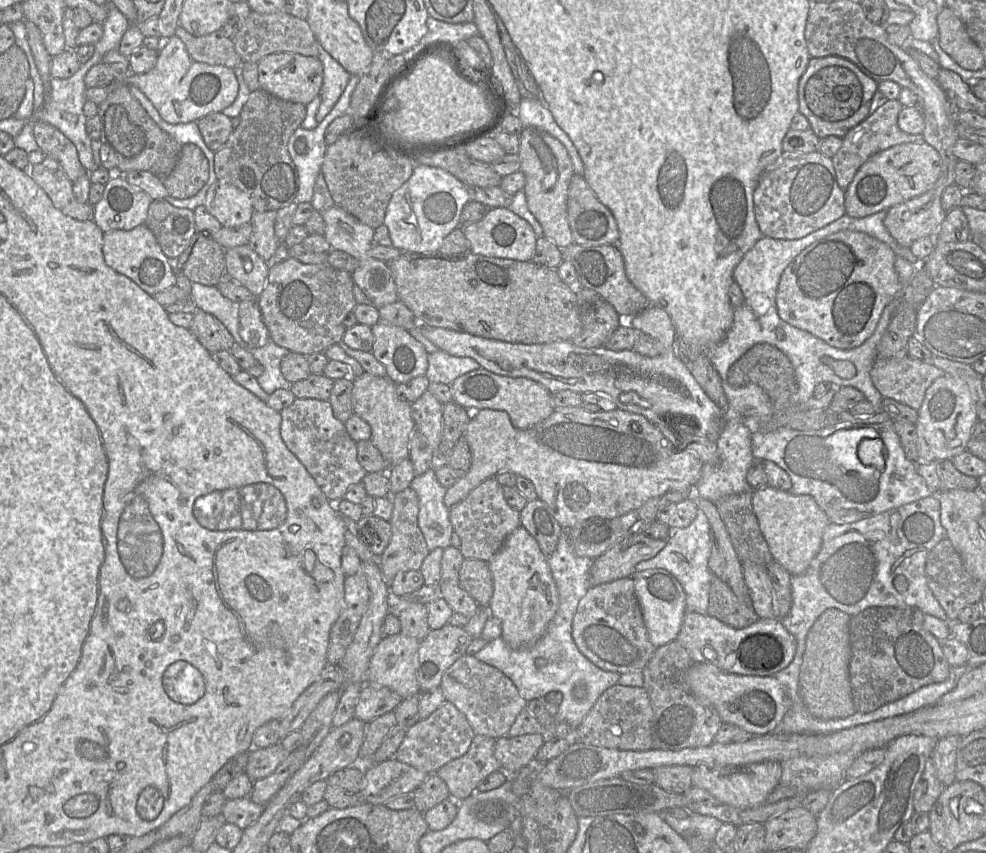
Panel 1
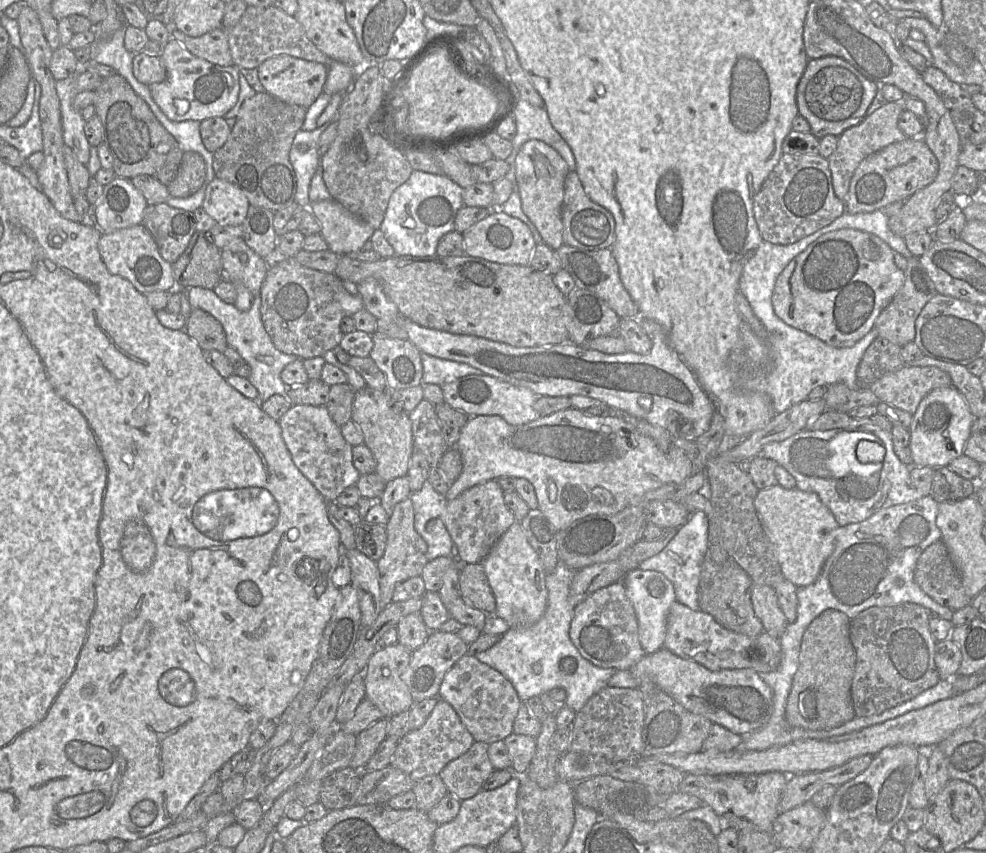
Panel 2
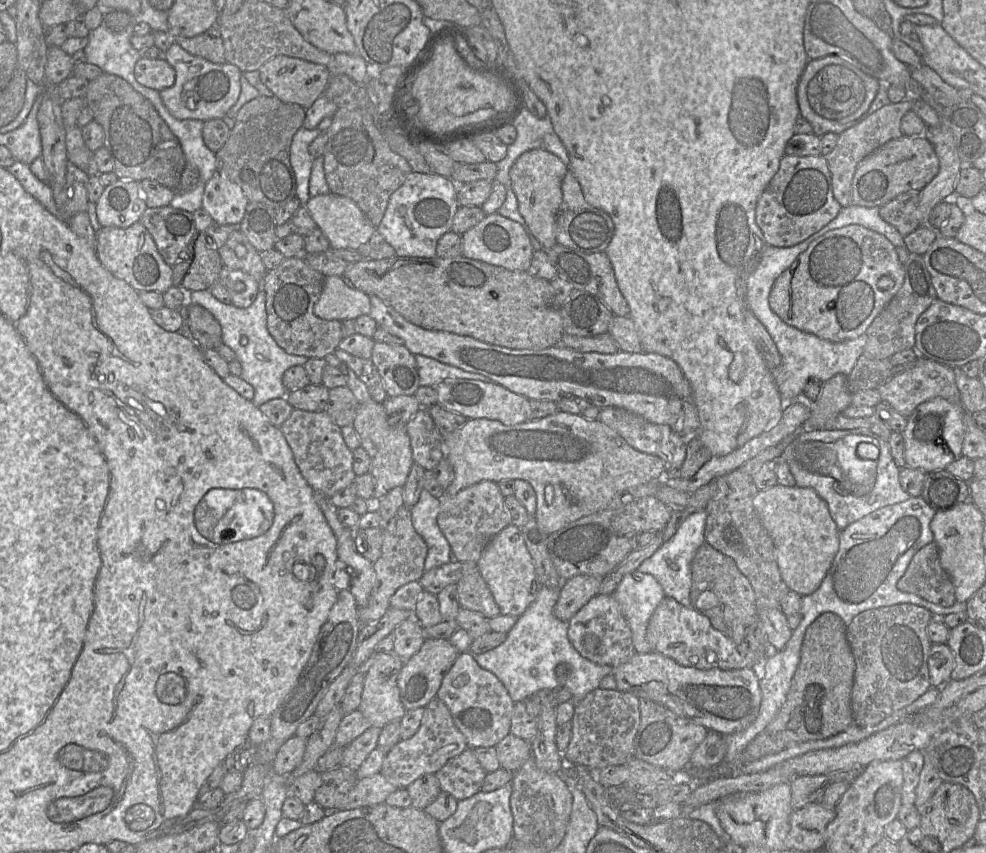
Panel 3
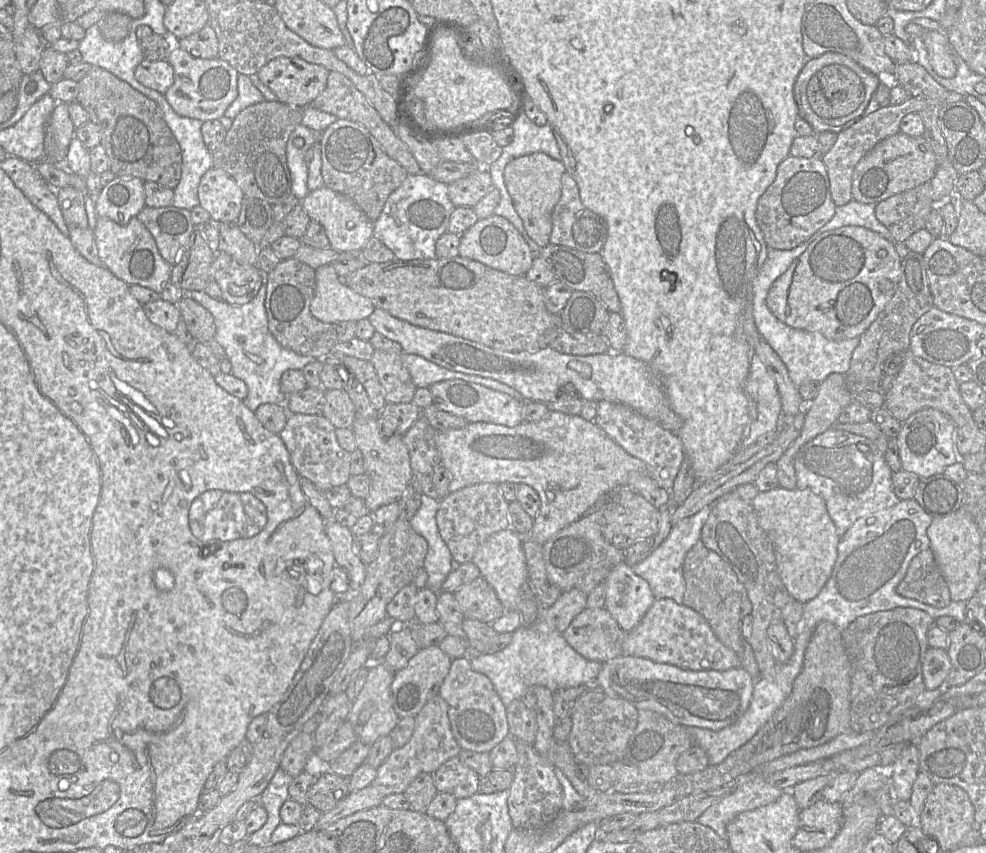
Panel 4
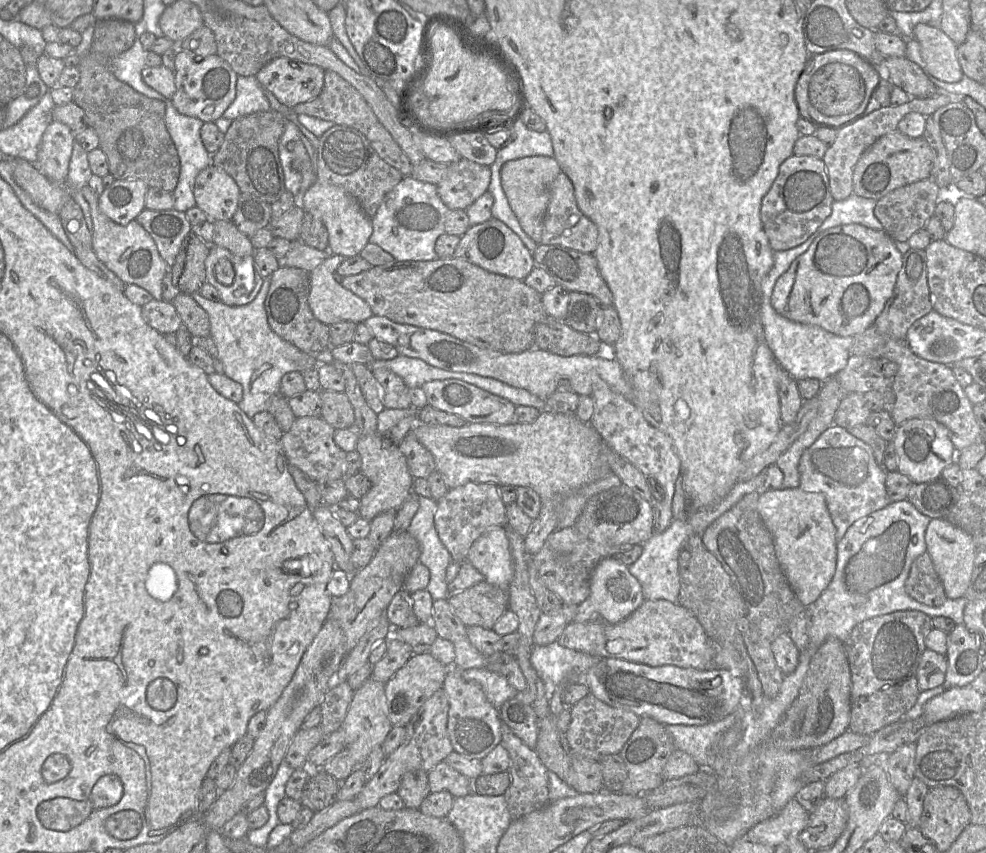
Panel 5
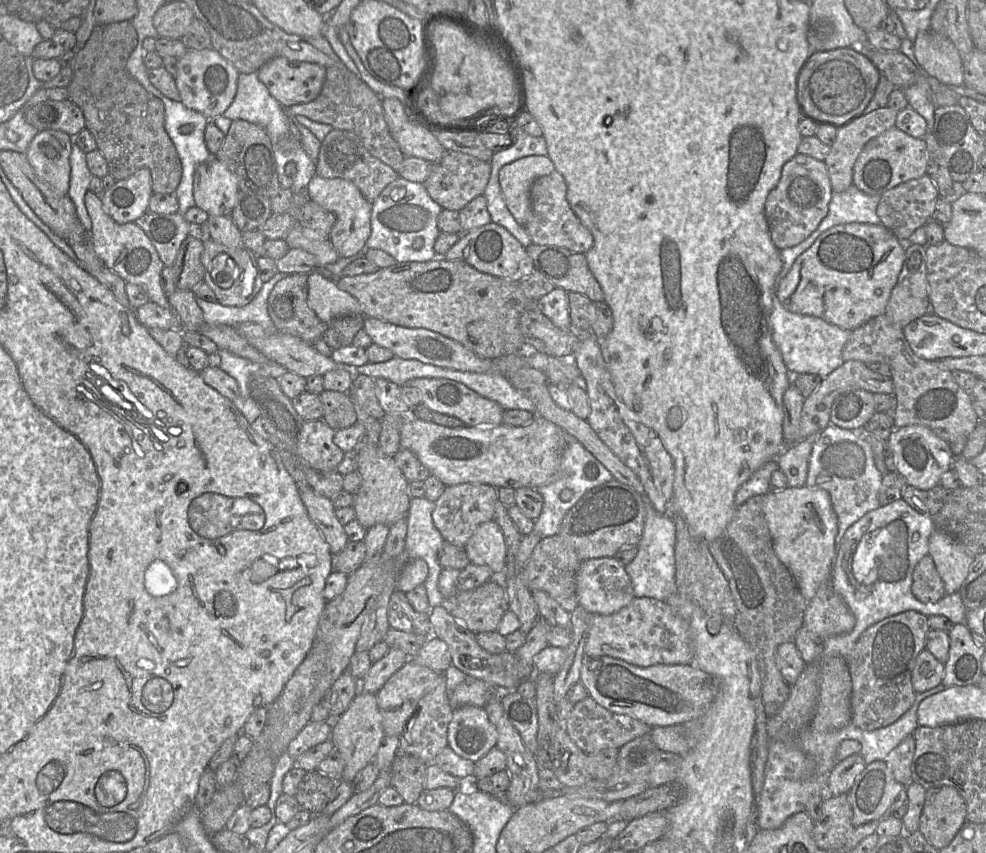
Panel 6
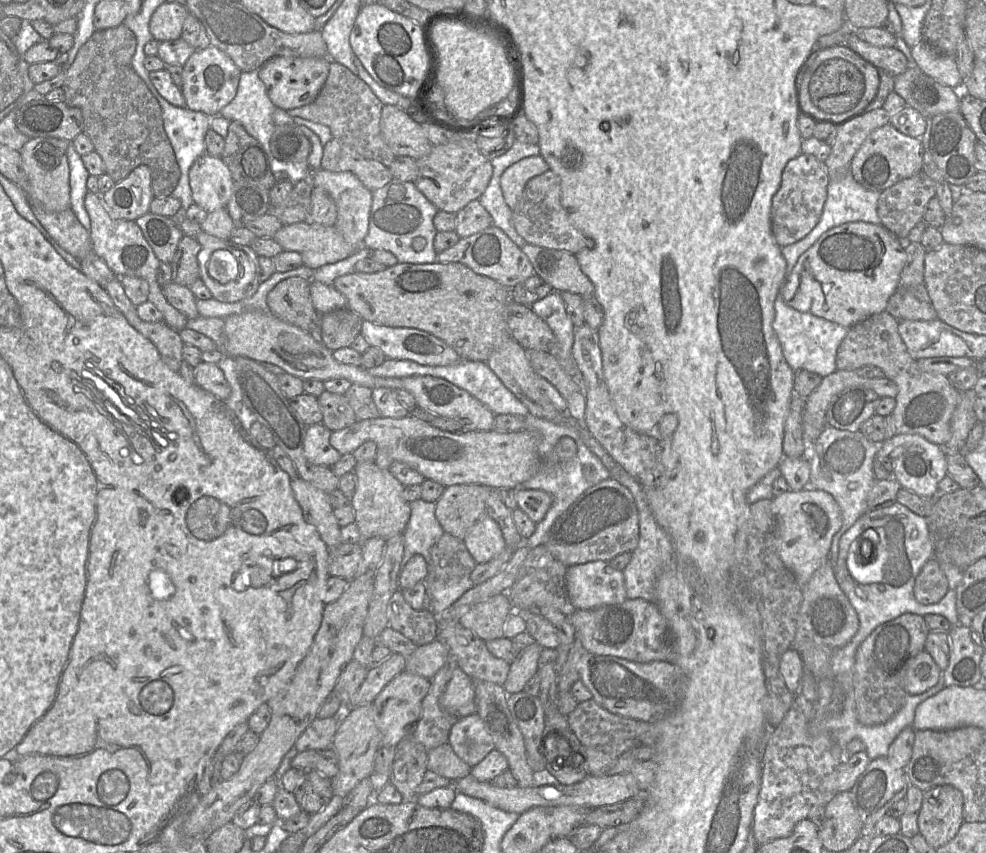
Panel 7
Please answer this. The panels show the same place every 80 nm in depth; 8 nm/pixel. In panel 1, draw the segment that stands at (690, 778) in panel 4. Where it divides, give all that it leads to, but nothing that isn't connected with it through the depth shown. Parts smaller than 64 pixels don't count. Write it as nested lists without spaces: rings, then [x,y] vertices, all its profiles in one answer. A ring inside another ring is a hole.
[[[830,608],[819,616],[808,631],[799,673],[799,694],[808,712],[816,718],[846,718],[857,712],[849,675],[851,618],[841,610]]]

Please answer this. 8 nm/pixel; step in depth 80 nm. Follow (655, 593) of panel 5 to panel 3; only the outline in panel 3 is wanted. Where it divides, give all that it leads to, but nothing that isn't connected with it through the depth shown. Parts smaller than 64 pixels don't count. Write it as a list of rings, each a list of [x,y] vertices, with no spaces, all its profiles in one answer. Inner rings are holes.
[[[705,510],[689,515],[679,526],[675,535],[664,542],[651,557],[644,560],[637,568],[637,571],[650,574],[659,582],[665,597],[672,597],[685,607],[691,606],[691,562],[698,548],[706,542],[704,536],[706,520]]]

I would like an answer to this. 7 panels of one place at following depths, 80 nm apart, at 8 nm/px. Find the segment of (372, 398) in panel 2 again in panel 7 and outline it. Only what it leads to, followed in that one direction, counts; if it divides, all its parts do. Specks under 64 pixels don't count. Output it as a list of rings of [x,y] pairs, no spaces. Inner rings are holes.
[[[375,461],[357,462],[354,473],[356,488],[349,503],[354,510],[354,523],[359,529],[361,541],[372,537],[388,540],[403,534],[410,518],[410,505],[402,494],[404,485],[391,474],[389,469],[379,468]]]

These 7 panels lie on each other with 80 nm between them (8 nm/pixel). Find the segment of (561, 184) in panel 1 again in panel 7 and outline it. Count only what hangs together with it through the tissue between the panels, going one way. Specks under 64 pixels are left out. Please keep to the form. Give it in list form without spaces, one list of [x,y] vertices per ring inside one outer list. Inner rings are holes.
[[[541,155],[528,156],[504,170],[500,177],[504,200],[511,210],[522,196],[526,183],[533,177],[546,172],[549,168]]]

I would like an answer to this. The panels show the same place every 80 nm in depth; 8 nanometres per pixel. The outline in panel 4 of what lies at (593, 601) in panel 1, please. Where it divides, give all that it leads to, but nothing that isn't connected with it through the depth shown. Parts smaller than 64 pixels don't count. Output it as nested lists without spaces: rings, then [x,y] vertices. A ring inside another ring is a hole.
[[[604,607],[585,608],[562,634],[588,660],[604,663],[622,655],[625,632]]]

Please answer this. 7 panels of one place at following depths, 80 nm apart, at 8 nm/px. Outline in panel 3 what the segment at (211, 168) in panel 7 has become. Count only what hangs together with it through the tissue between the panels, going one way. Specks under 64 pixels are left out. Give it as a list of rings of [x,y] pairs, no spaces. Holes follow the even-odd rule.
[[[216,172],[206,183],[202,208],[219,224],[236,226],[249,203],[239,185]]]

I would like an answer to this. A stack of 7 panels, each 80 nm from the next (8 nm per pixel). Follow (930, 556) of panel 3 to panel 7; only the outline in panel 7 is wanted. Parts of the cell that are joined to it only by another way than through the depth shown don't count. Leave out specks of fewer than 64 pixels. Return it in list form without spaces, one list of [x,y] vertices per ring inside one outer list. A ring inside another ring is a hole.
[[[935,558],[929,559],[917,575],[913,593],[923,605],[939,602],[949,589],[948,581]]]

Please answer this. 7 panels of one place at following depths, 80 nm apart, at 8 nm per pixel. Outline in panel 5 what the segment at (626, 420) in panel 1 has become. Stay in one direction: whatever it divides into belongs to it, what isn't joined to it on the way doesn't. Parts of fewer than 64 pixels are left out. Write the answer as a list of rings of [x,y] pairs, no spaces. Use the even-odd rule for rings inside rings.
[[[544,410],[532,423],[508,425],[466,423],[462,427],[452,427],[417,423],[411,432],[432,454],[435,470],[442,475],[448,490],[469,482],[492,483],[498,487],[528,487],[540,496],[539,516],[532,522],[529,532],[523,538],[524,549],[529,556],[538,553],[548,536],[557,530],[557,505],[583,486],[612,473],[605,460],[604,450],[607,446],[603,439],[590,424],[582,422],[575,414],[566,415]]]

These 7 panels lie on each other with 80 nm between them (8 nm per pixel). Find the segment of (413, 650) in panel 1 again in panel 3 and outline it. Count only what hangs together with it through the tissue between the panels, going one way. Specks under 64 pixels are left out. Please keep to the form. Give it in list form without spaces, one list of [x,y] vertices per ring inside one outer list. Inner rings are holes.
[[[389,652],[374,654],[364,668],[365,682],[358,710],[372,727],[383,729],[407,713],[397,684],[403,666],[404,661]]]

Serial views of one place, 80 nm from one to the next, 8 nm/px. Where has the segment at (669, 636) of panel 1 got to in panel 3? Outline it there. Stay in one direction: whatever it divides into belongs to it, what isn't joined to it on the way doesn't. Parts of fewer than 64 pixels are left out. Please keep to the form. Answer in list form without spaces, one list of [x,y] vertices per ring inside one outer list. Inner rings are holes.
[[[637,570],[623,576],[613,597],[631,629],[635,652],[646,654],[652,651],[646,631],[649,620],[665,598],[659,582],[650,574]]]

